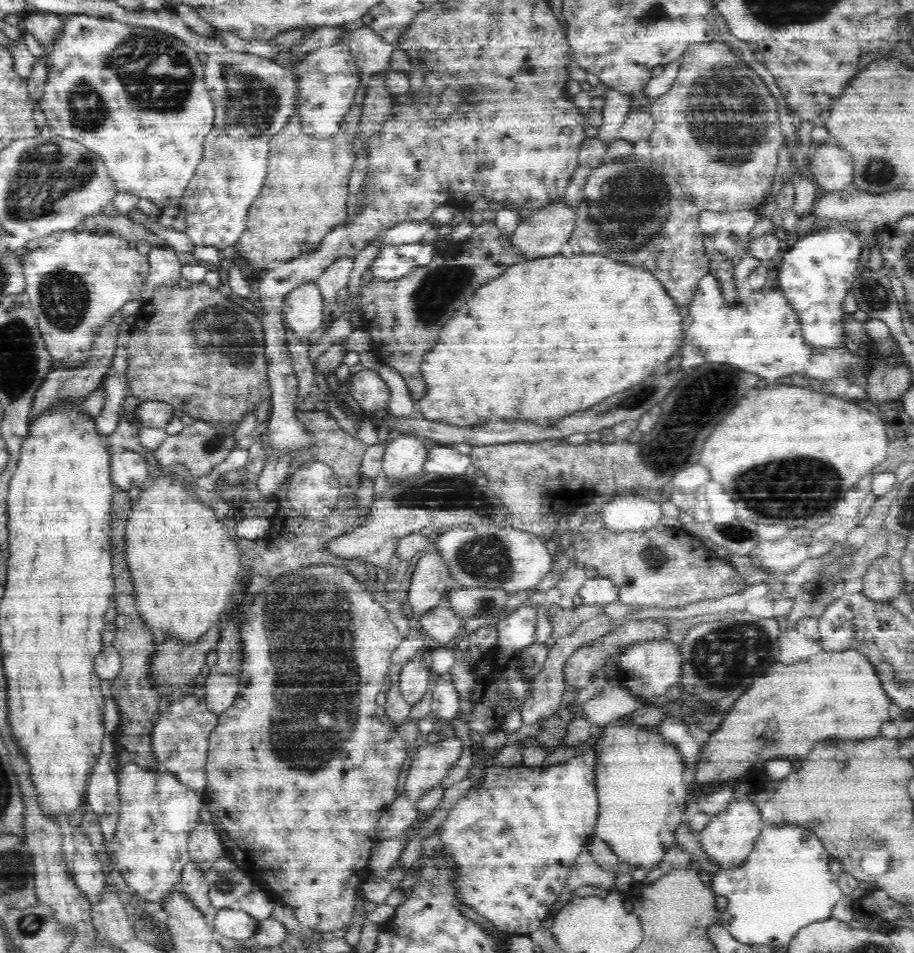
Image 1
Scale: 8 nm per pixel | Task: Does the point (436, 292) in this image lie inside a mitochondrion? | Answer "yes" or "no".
yes

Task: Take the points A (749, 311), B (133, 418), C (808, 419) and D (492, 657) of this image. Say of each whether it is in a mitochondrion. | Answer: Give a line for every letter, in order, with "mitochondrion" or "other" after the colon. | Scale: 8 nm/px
A: other
B: other
C: other
D: other

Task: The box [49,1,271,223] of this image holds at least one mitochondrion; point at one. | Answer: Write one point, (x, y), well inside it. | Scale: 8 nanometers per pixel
(156, 76)

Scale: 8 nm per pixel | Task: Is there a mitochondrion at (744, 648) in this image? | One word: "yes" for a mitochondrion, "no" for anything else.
yes

